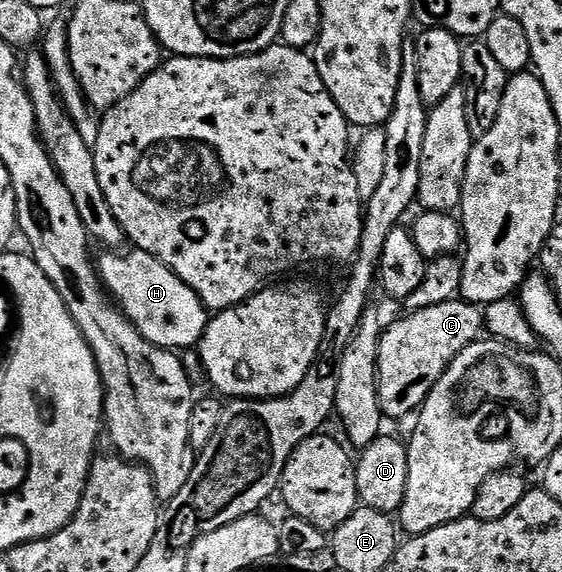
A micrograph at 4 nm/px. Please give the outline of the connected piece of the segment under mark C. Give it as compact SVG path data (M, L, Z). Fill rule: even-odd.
M461 299L436 303L436 307L415 309L405 314L398 325L387 324L382 331L378 356L378 394L380 407L387 418L417 414L428 399L440 375L464 347L479 340L484 333L484 313L479 306ZM422 341L422 349L418 349Z

